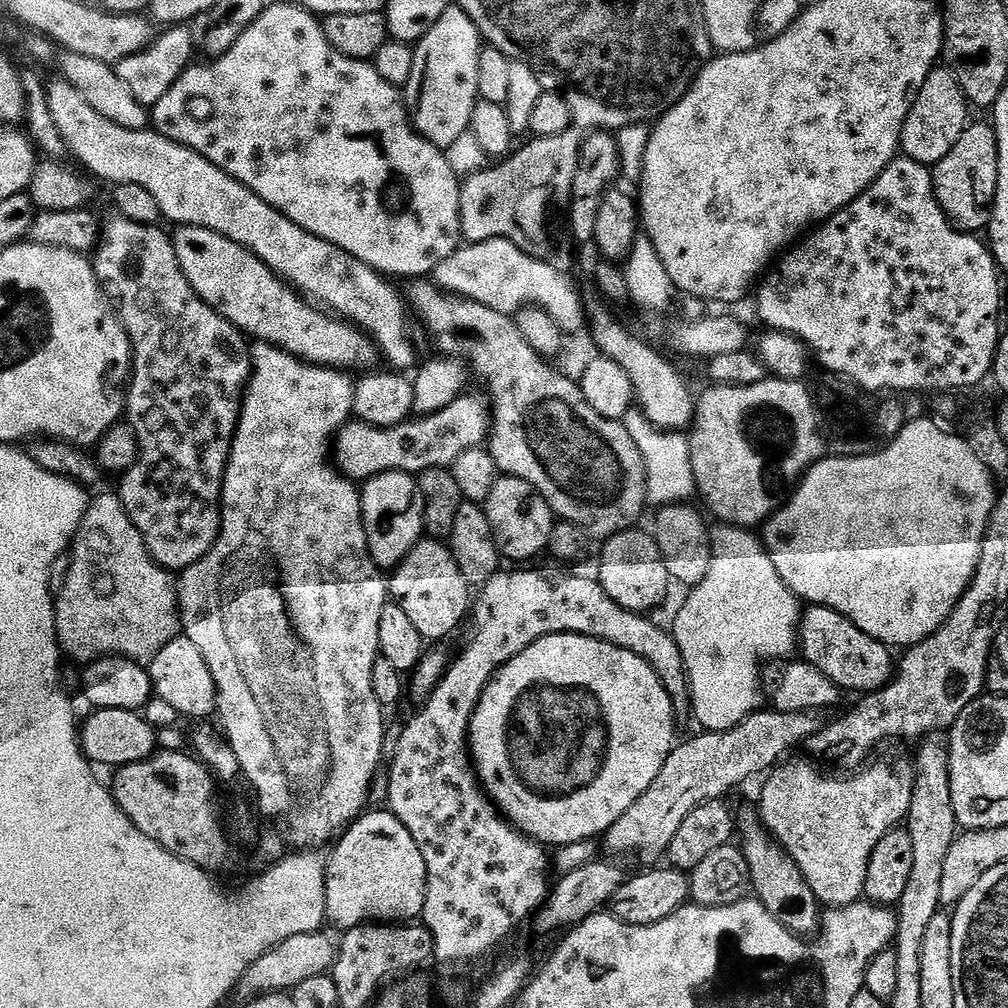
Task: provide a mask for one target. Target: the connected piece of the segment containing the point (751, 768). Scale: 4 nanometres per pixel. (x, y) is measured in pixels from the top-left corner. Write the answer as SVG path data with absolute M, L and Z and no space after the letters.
M757 710L751 713L738 726L734 726L725 732L701 731L701 736L696 736L693 740L688 740L685 744L677 743L672 749L672 753L666 758L658 778L654 778L652 785L643 792L639 798L608 827L608 831L602 837L603 847L609 848L616 856L640 856L644 866L656 866L661 863L662 857L667 853L670 842L674 842L674 834L678 834L678 826L686 822L688 815L695 810L698 805L705 800L719 800L727 797L731 788L736 788L739 784L747 782L751 776L756 776L759 772L767 773L777 767L789 755L788 748L795 744L807 745L812 735L820 731L822 721L819 715L811 711L803 712L779 712L775 710Z

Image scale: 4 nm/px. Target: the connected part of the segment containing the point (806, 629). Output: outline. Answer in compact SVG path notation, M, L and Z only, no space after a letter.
M811 605L801 615L798 648L803 659L816 666L840 690L849 688L855 694L877 692L885 688L894 675L894 656L889 645L870 638L848 618L824 605Z

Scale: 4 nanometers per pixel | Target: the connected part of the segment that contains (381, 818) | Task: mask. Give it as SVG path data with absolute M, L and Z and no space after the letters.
M368 810L357 816L335 841L332 857L327 857L326 920L339 930L373 922L412 922L424 915L428 875L422 850L396 815L383 811Z

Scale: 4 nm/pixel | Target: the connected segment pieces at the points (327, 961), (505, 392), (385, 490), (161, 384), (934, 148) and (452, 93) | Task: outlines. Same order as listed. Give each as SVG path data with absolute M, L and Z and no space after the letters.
M323 931L311 932L310 934L294 934L286 938L278 946L274 946L266 954L258 958L246 970L246 974L236 985L234 992L238 997L241 996L244 1002L256 999L266 992L283 992L302 985L306 979L322 976L332 971L332 965L336 962L337 945L330 937L324 936Z
M416 278L411 281L412 284L406 291L406 303L418 319L424 323L424 328L428 331L430 339L436 343L436 348L441 357L451 358L453 360L462 360L470 365L470 372L473 377L477 376L480 380L488 383L487 395L490 397L490 439L487 441L486 447L492 453L497 469L505 476L513 476L519 480L525 480L537 494L539 494L547 504L552 507L553 513L560 520L569 520L574 526L578 526L583 532L588 533L593 541L603 542L608 537L626 532L637 527L636 524L643 514L644 508L648 504L648 483L646 482L646 466L642 454L638 450L634 438L630 438L630 430L626 430L626 426L619 420L611 420L610 418L602 418L602 414L598 414L586 402L586 398L582 394L579 383L575 379L567 380L564 376L552 372L552 368L547 359L538 355L534 350L530 350L530 346L526 346L526 341L522 339L522 333L518 330L515 319L506 313L498 313L488 306L484 306L481 302L468 300L466 297L449 295L440 287L437 287L431 279Z
M383 472L363 485L360 515L364 517L368 554L381 569L395 569L410 554L412 547L420 543L425 535L424 504L417 477L407 472Z
M113 215L113 220L104 220L100 233L100 243L96 245L94 253L94 267L96 279L106 289L109 297L120 299L118 315L124 325L128 340L132 344L132 375L128 377L126 389L126 423L130 425L136 441L139 454L128 471L119 477L120 489L118 495L130 522L134 522L136 529L142 534L144 546L149 556L169 570L185 570L191 564L196 564L216 545L220 536L220 509L224 494L224 475L228 469L228 459L232 453L232 440L236 436L236 424L240 420L240 405L244 403L244 394L248 381L252 375L252 354L250 344L242 335L240 329L234 327L229 320L222 318L201 296L190 286L186 274L180 269L176 257L176 247L172 244L172 236L163 232L163 227L154 224L139 224L130 222L125 216Z
M934 70L926 78L926 82L920 87L920 93L912 102L912 108L904 123L904 129L900 135L900 147L903 155L909 160L917 160L925 166L935 166L958 142L958 138L964 133L969 123L968 111L970 105L964 98L964 92L960 88L956 77L951 71Z
M450 6L430 26L430 30L414 45L414 70L410 70L410 78L402 88L404 107L410 117L410 123L418 135L435 148L447 150L462 138L462 134L470 131L474 106L480 100L478 90L478 58L482 47L480 31L474 26L470 14L458 6Z

